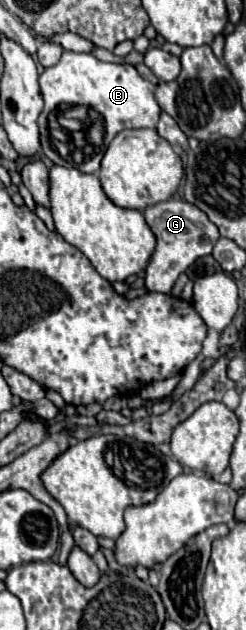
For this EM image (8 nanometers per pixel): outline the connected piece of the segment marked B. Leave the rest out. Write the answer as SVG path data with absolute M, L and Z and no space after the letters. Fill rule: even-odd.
M64 51L58 65L44 69L40 75L40 93L44 99L44 111L38 119L40 127L40 139L42 139L42 153L54 163L62 167L74 167L82 173L96 173L100 169L100 161L104 157L104 151L108 143L122 131L122 129L142 129L142 127L156 127L160 117L160 105L154 95L156 87L146 81L134 65L122 65L122 63L104 63L90 53L74 53ZM60 105L84 105L92 111L96 111L104 121L104 139L100 139L96 145L84 145L80 149L72 149L72 157L64 159L60 157L52 145L50 145L50 133L48 133L48 115L60 107Z

